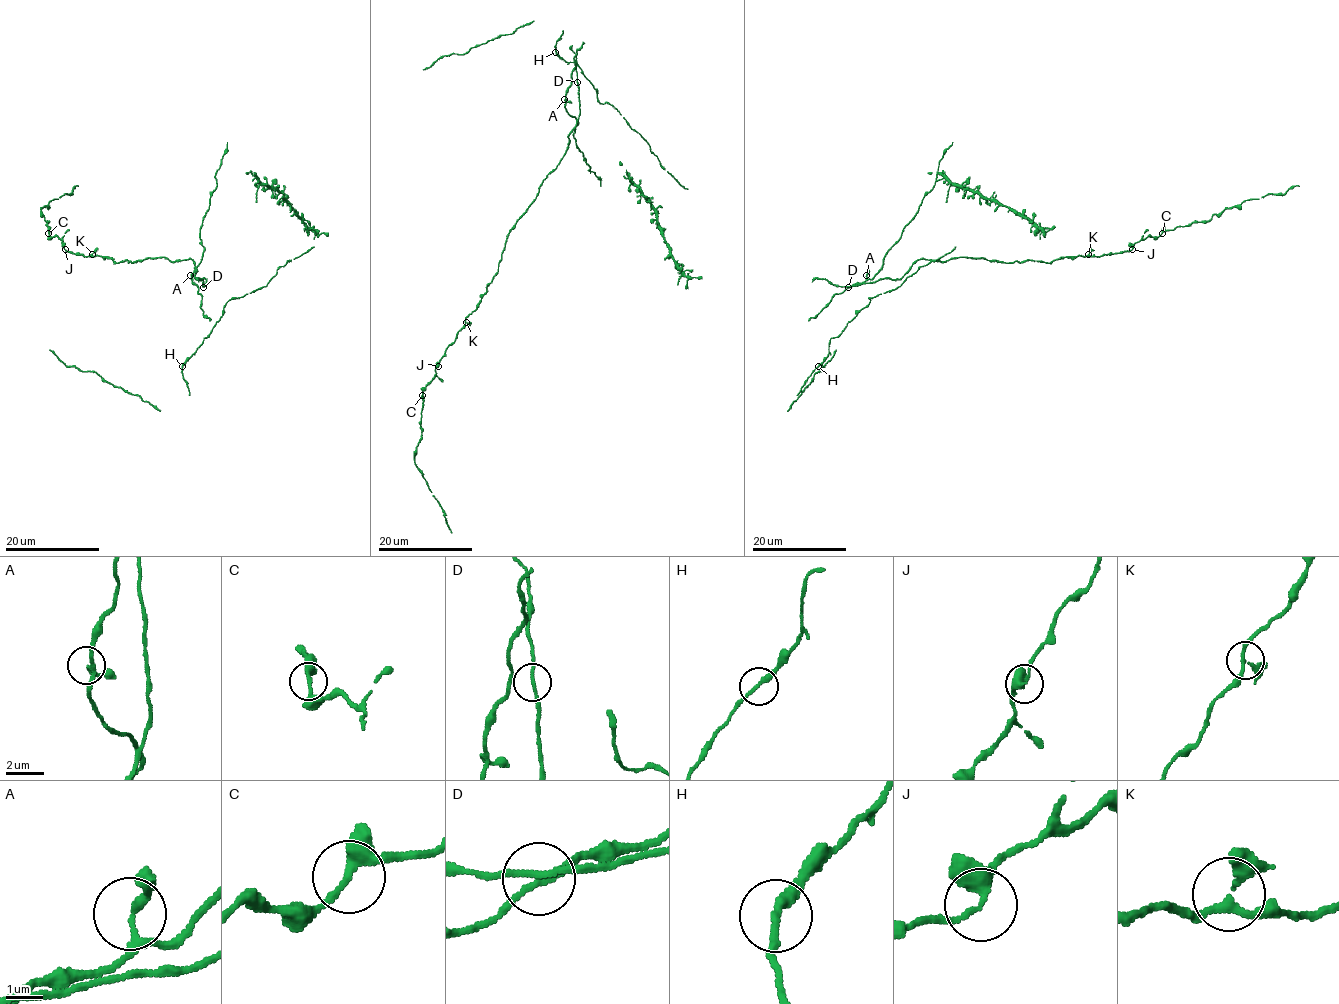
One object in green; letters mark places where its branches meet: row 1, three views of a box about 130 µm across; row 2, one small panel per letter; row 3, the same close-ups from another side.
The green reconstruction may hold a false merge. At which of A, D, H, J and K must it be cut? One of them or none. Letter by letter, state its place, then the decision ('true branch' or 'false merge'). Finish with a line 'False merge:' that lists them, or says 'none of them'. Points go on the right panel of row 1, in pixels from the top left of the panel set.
A: place (866, 275); true branch
D: place (848, 287); true branch
H: place (818, 366); true branch
J: place (1132, 249); true branch
K: place (1088, 254); true branch
False merge: none of them

